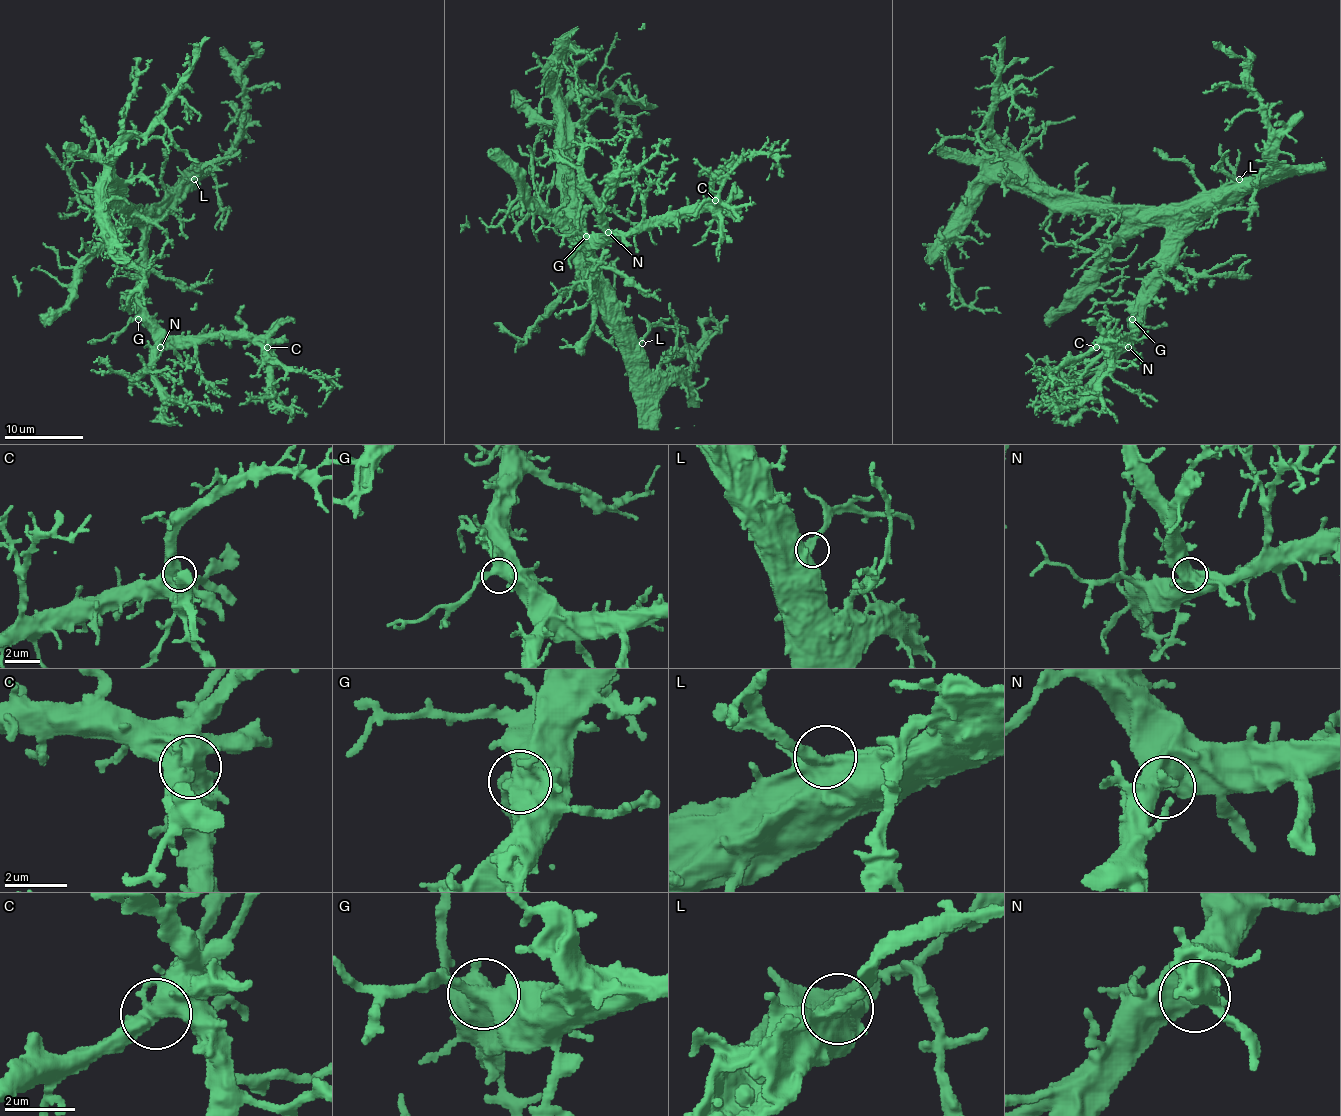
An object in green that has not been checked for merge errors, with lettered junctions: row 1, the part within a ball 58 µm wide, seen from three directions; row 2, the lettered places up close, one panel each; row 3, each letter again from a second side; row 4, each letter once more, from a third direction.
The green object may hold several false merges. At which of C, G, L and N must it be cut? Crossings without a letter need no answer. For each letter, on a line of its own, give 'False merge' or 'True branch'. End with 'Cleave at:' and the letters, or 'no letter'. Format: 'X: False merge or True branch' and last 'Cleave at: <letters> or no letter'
C: True branch
G: True branch
L: True branch
N: True branch
Cleave at: no letter

